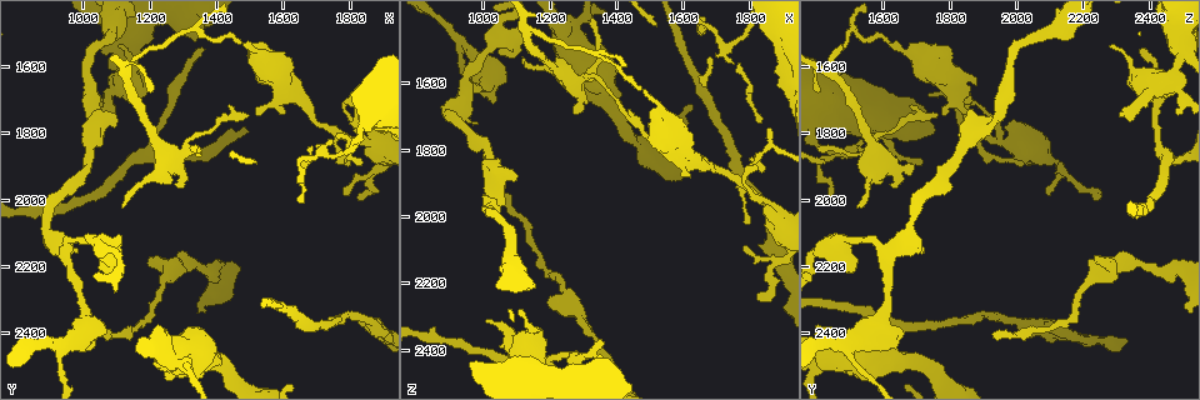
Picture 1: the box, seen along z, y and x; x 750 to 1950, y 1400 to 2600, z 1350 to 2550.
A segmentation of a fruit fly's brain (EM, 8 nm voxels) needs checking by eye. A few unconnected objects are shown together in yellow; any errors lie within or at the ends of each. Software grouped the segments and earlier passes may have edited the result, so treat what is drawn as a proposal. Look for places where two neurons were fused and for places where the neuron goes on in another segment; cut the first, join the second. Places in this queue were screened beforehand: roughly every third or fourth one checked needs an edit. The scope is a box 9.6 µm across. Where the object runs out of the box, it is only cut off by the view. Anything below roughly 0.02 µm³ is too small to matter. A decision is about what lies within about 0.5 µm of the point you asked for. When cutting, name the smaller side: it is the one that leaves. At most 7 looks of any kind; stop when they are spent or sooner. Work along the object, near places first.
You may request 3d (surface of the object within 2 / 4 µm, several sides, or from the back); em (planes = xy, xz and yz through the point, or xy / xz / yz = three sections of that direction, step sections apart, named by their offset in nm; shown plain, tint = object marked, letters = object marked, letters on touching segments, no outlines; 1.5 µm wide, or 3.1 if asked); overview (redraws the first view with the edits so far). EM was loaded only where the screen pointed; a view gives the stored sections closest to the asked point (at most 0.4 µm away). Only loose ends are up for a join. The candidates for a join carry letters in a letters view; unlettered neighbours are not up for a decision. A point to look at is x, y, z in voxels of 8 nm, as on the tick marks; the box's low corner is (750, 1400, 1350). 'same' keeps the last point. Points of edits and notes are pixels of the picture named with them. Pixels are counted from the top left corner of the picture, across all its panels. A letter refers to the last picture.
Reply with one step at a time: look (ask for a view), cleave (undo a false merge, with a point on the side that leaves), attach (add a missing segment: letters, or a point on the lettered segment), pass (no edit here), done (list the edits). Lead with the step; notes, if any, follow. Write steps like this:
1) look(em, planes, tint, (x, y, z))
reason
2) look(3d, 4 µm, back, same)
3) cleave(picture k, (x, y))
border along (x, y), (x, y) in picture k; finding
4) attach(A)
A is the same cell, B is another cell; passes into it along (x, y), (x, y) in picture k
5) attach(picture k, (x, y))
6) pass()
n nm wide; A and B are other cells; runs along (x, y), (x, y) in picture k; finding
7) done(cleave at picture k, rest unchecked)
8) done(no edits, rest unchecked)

look(em, yz, step 4, tint, (1360, 1560, 2360))
long arm stops here

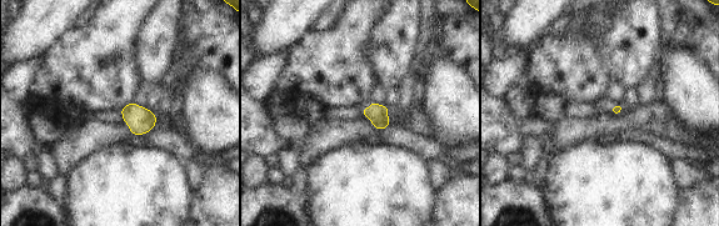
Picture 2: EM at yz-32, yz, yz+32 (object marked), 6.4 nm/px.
look(em, planes, letters, same)
another direction

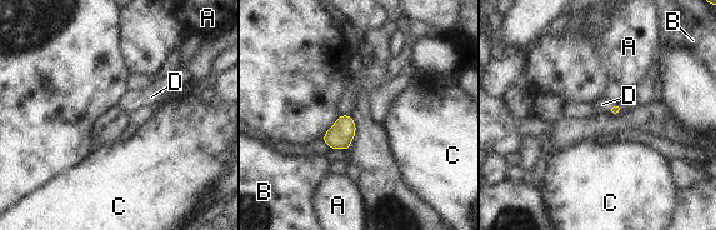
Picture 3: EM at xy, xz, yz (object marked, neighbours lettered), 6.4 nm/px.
attach(D)
D is the same cell, A, B and C are other cells; passes into it along (615, 109), (609, 109), (602, 104) in picture 3; it goes on there

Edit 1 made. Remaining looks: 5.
look(overview)

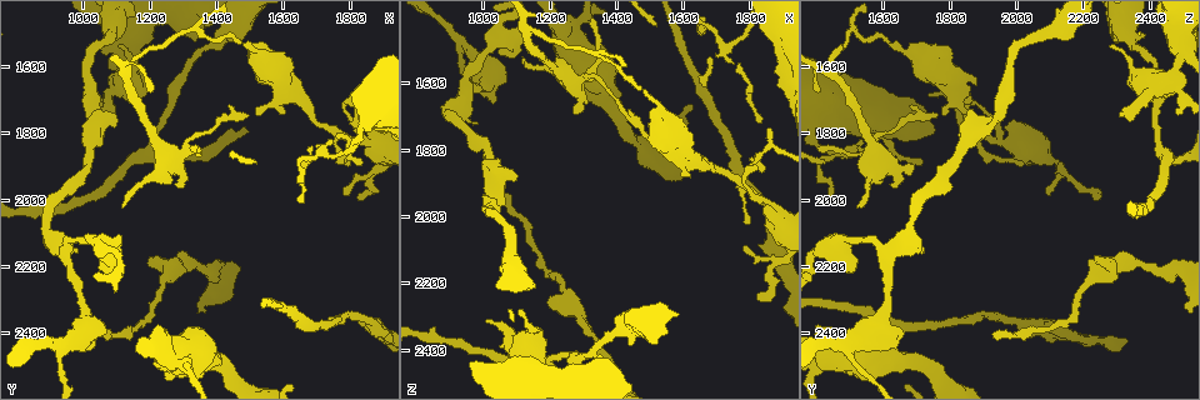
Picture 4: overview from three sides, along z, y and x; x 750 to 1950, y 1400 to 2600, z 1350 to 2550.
look(3d, 4 µm, back, (1120, 1570, 2490))

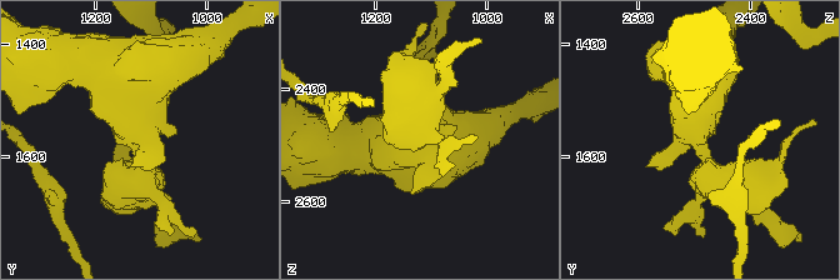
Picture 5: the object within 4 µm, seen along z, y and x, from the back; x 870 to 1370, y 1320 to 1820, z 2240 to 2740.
look(em, yz, step 8, tint, (1125, 1570, 2495))
shape alone is not enough

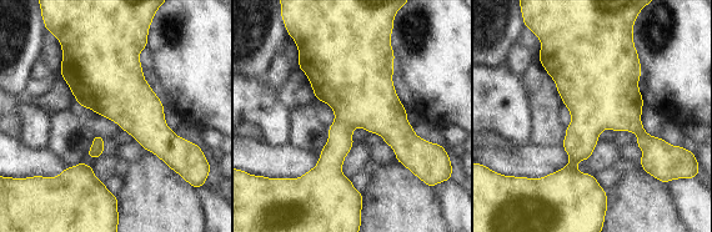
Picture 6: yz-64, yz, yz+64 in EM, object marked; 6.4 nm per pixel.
look(em, xz, step 8, letters, same)
another direction

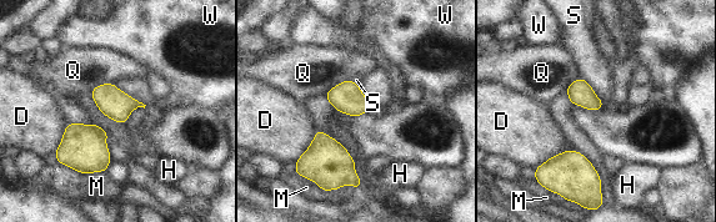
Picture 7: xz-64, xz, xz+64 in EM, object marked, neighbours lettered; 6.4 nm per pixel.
pass()
D, H, M, Q, S and W are other cells; border along (351, 79), (334, 85), (324, 95) in picture 7; continuous, no second neuron

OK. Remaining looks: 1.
done(attach at picture 3, rest unchecked)

